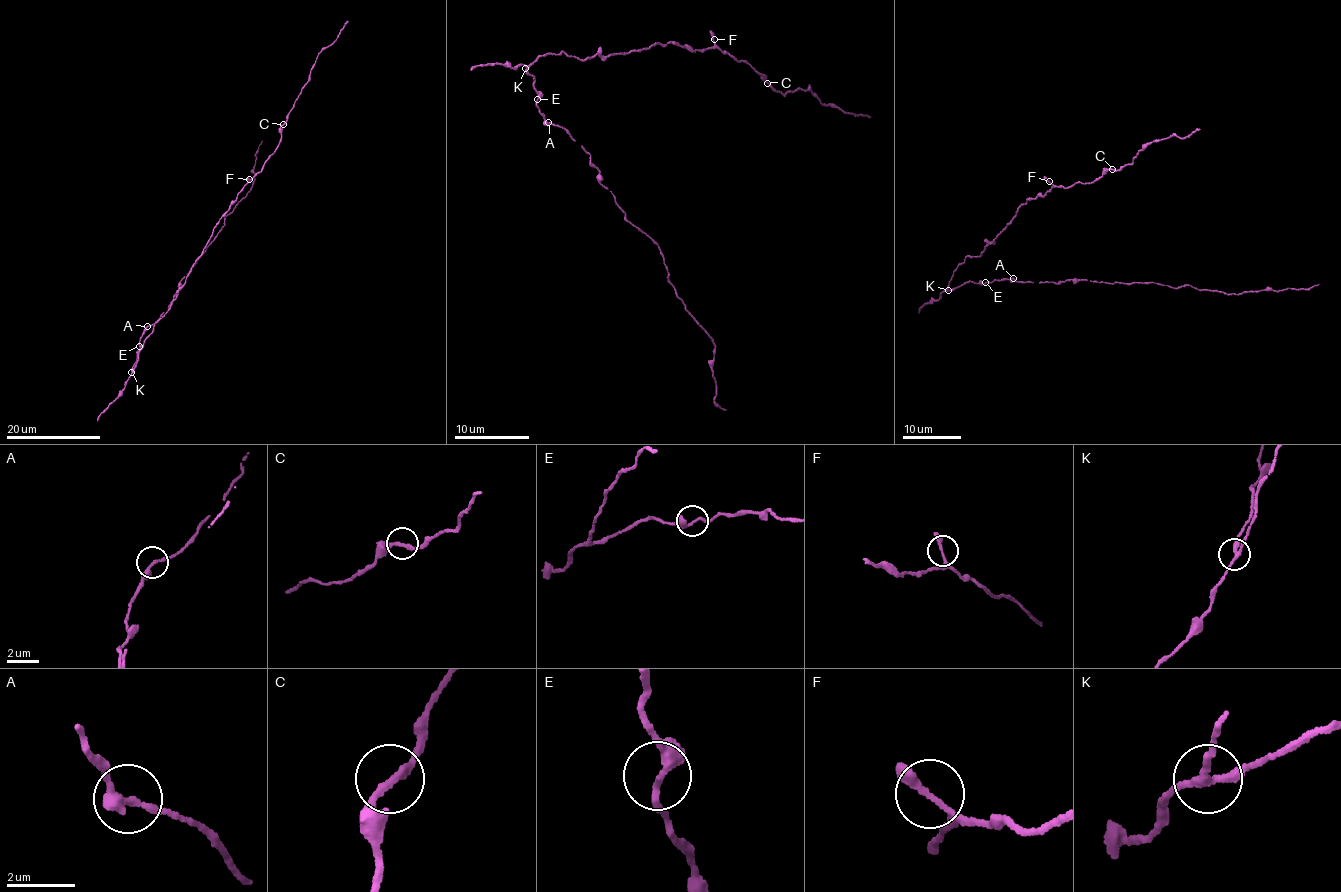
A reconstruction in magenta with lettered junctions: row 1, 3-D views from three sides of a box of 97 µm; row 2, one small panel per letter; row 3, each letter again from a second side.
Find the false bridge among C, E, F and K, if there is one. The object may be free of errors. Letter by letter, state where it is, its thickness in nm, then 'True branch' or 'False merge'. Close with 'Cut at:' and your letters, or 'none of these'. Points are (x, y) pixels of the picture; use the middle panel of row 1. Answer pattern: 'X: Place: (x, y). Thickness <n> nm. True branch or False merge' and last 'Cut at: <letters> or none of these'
C: Place: (767, 83). Thickness 200 nm. True branch
E: Place: (537, 99). Thickness 200 nm. True branch
F: Place: (714, 39). Thickness 180 nm. True branch
K: Place: (525, 68). Thickness 220 nm. True branch
Cut at: none of these

